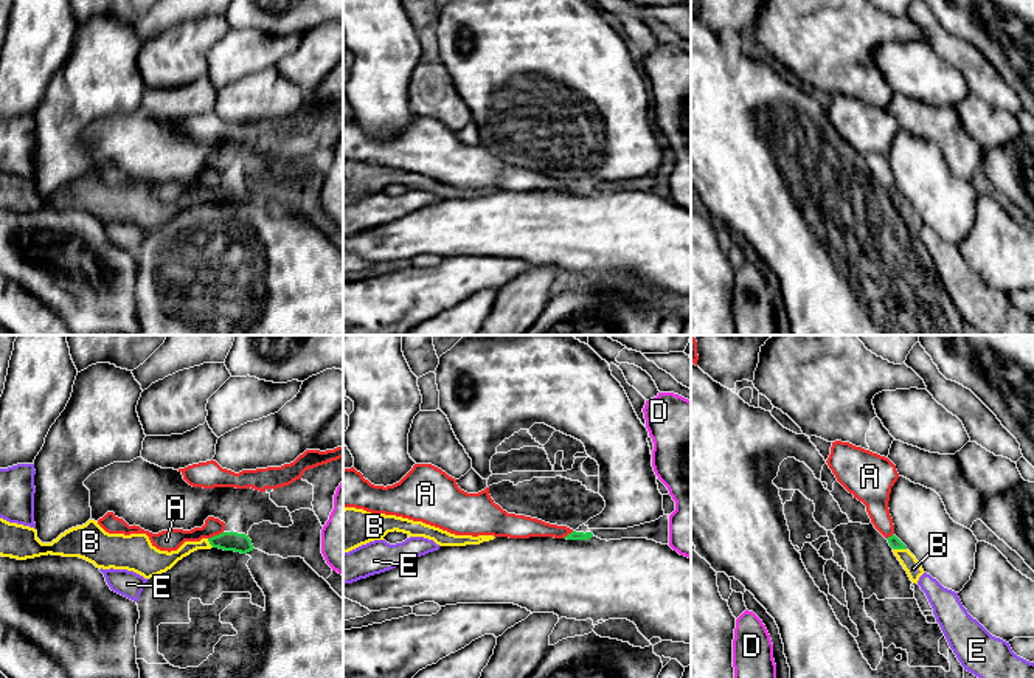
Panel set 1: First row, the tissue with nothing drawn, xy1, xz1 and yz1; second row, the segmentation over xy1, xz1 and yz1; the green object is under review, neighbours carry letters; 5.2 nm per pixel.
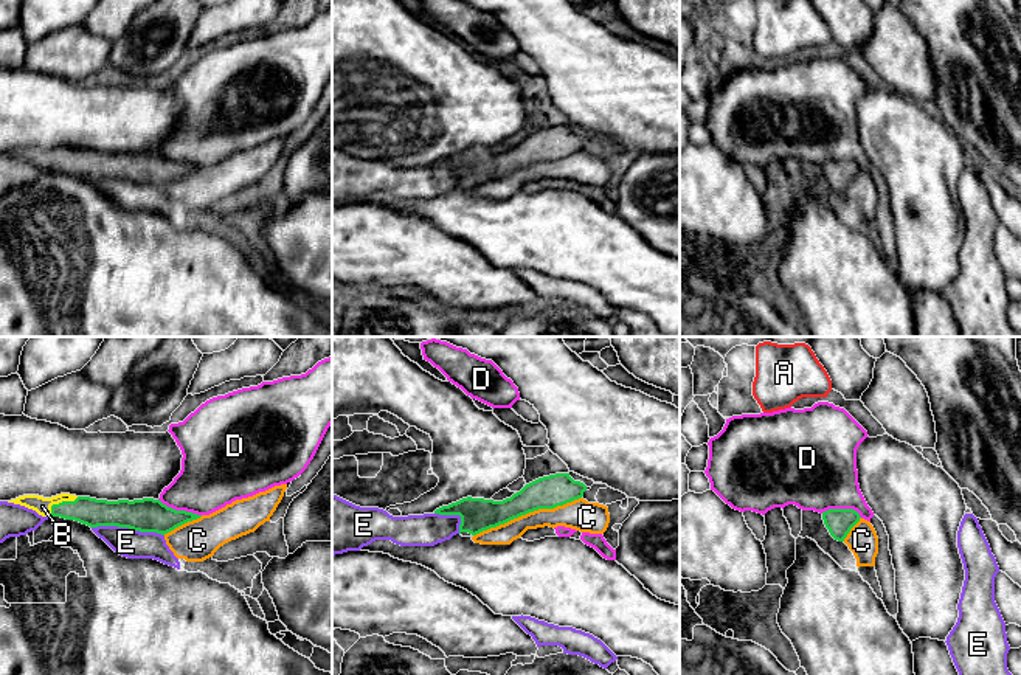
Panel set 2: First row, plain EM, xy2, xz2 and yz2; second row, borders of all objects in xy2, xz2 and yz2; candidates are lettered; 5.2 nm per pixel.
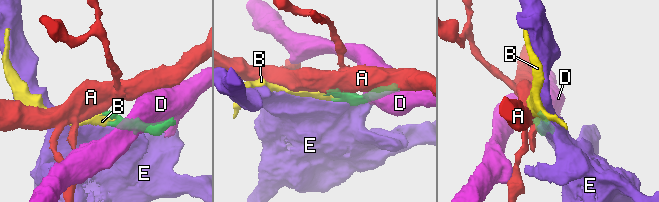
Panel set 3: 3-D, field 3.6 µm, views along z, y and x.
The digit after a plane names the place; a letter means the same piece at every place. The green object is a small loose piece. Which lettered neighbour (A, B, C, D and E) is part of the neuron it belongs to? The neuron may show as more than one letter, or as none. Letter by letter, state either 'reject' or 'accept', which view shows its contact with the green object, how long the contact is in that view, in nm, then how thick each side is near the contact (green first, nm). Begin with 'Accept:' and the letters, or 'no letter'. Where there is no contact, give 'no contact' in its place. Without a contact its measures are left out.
Accept: B
A: reject; meets green in xy1; contact 90 nm long; 100 nm thick on the green side, 110 nm on the other
B: accept; meets green in xy2; contact 180 nm long; 150 nm thick on the green side, 90 nm on the other
C: reject; meets green in xz2; contact 600 nm long; 170 nm thick on the green side, 140 nm on the other
D: reject; meets green in xy2; contact 240 nm long; 180 nm thick on the green side, 340 nm on the other
E: reject; meets green in xy2; contact 380 nm long; 180 nm thick on the green side, 150 nm on the other

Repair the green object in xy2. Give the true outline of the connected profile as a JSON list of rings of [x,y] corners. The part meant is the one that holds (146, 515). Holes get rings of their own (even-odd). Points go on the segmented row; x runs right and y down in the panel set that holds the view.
[[[61,493],[51,498],[23,495],[8,503],[33,509],[42,517],[74,520],[90,528],[118,526],[161,535],[202,517],[186,511],[175,511],[154,498],[107,501]]]

